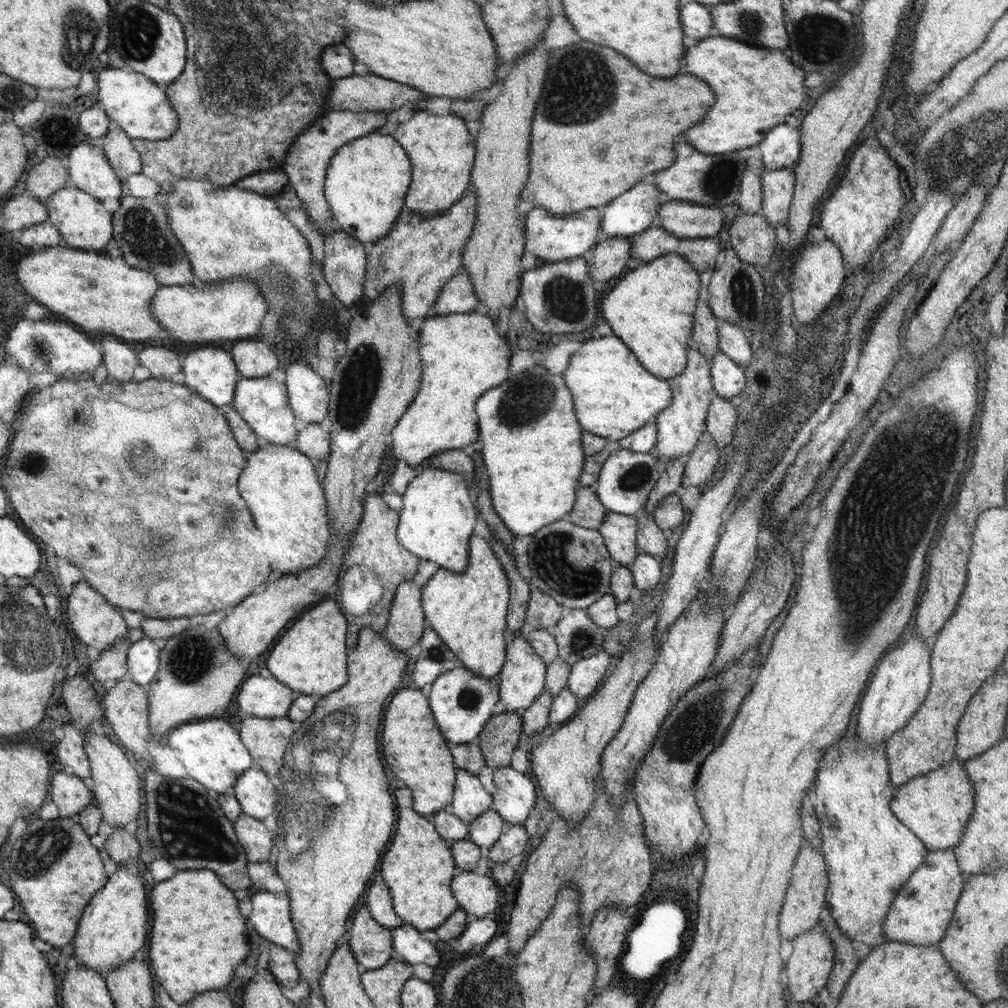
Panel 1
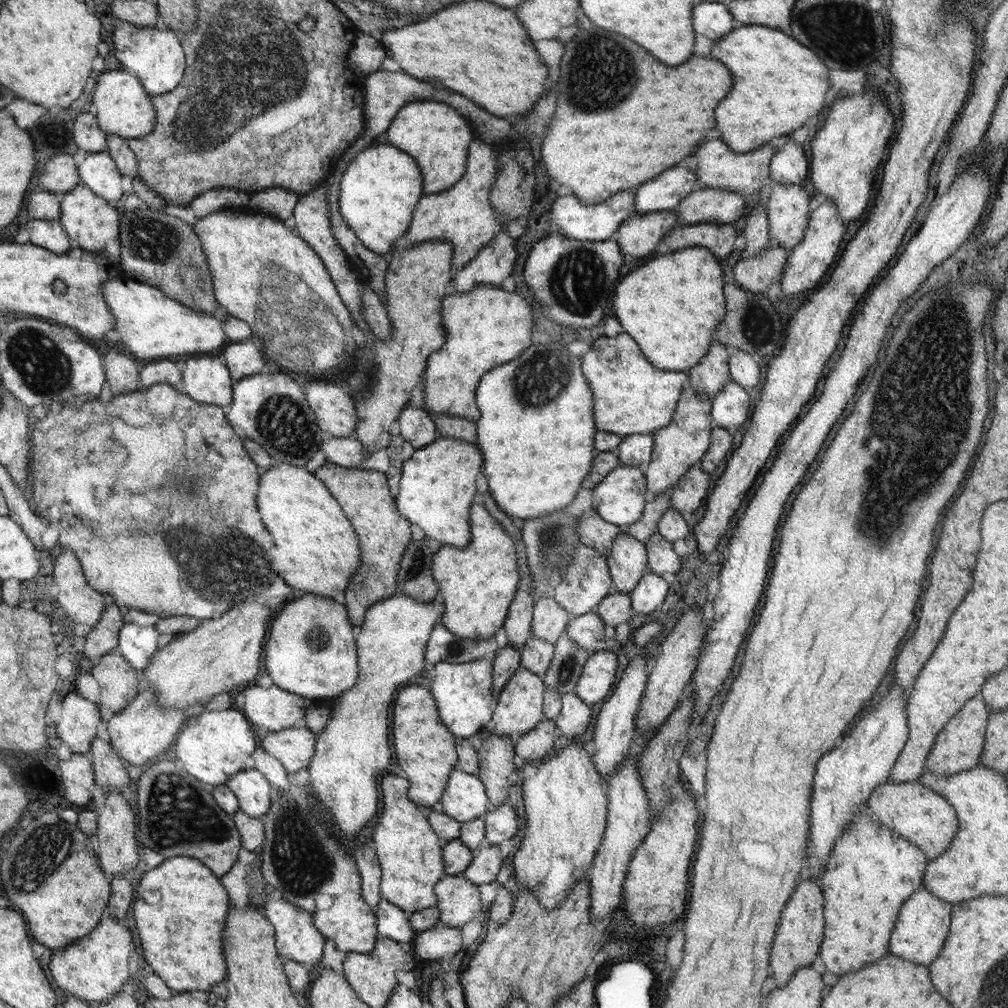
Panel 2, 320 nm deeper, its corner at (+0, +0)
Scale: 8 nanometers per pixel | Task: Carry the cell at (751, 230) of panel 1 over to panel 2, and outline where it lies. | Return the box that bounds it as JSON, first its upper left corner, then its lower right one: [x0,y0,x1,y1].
[732,244,789,294]

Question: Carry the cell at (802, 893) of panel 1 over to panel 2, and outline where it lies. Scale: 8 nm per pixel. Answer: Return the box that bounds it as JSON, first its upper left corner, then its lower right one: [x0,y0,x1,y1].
[769,879,825,988]

